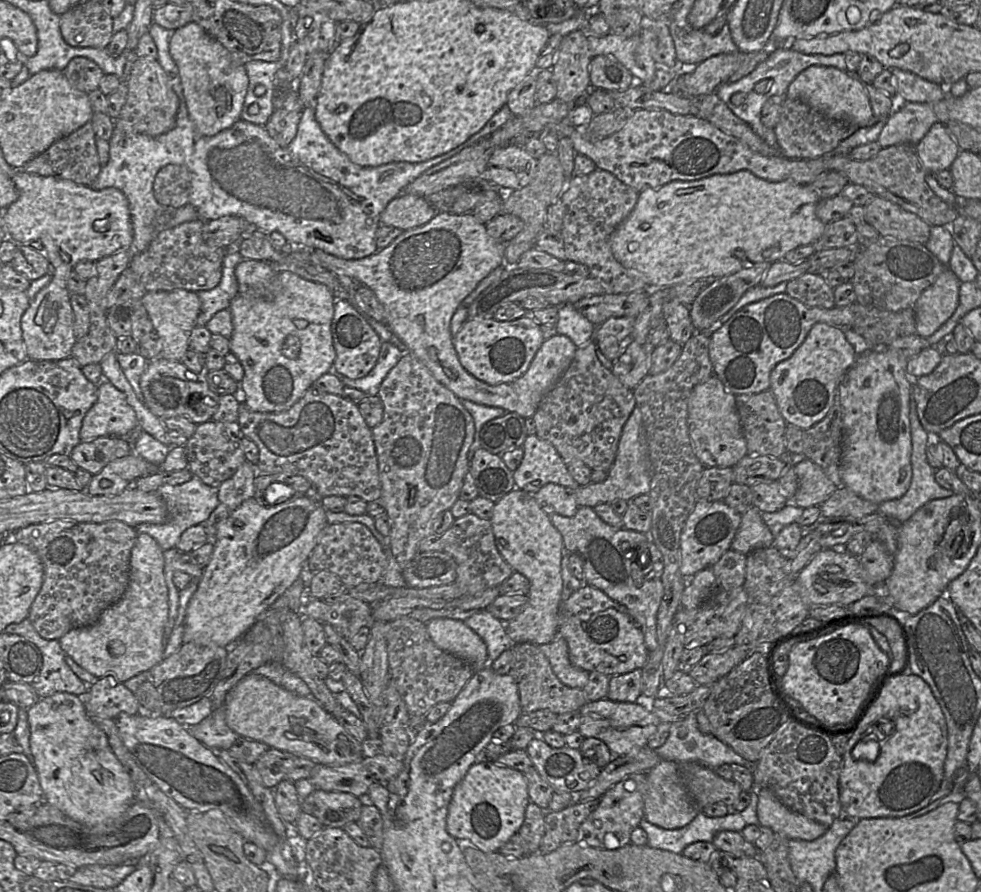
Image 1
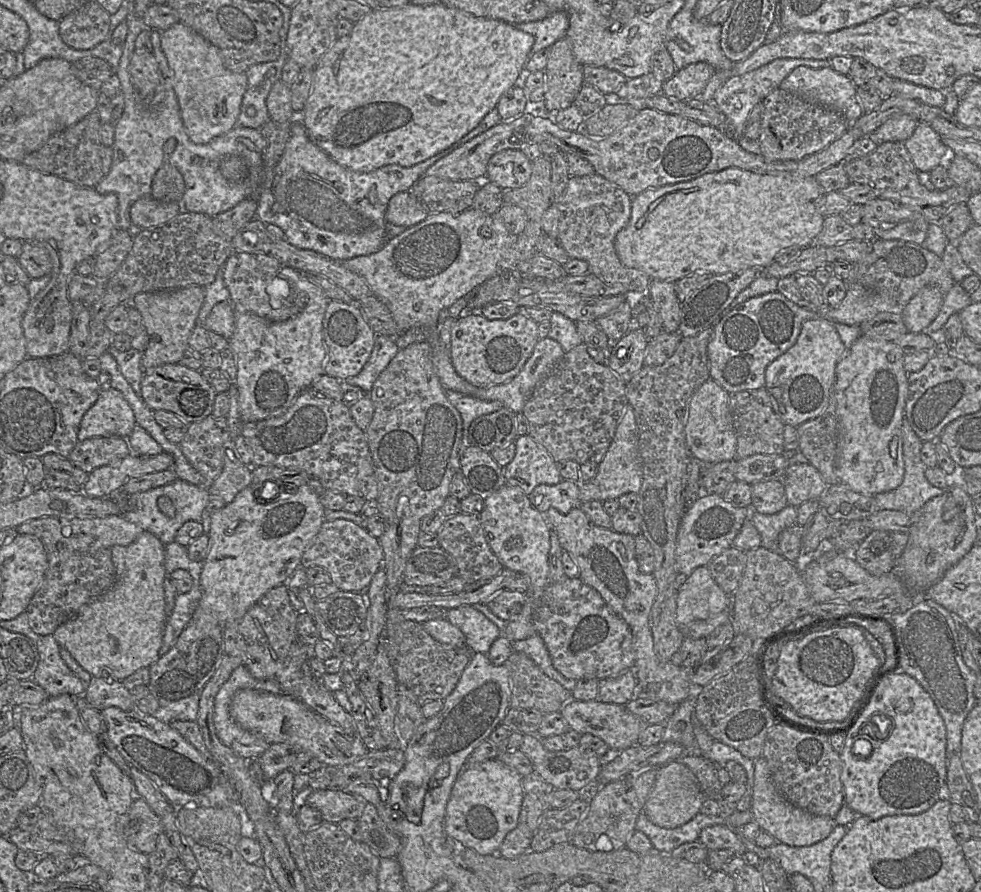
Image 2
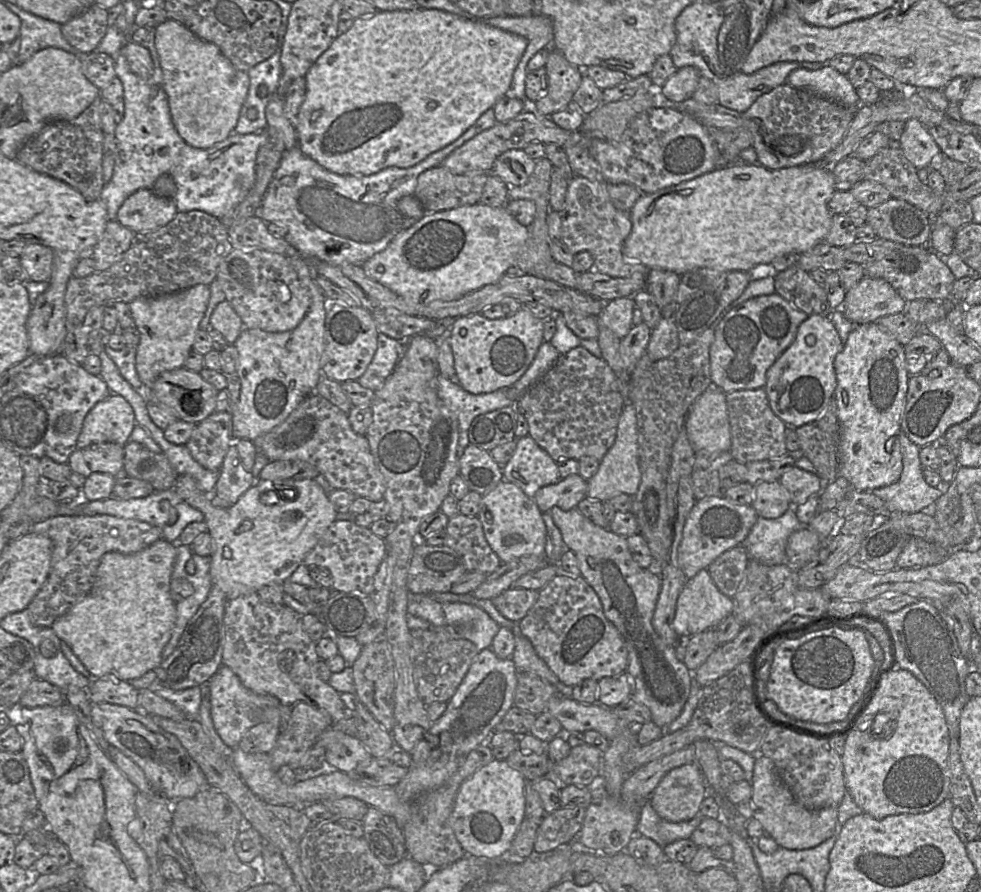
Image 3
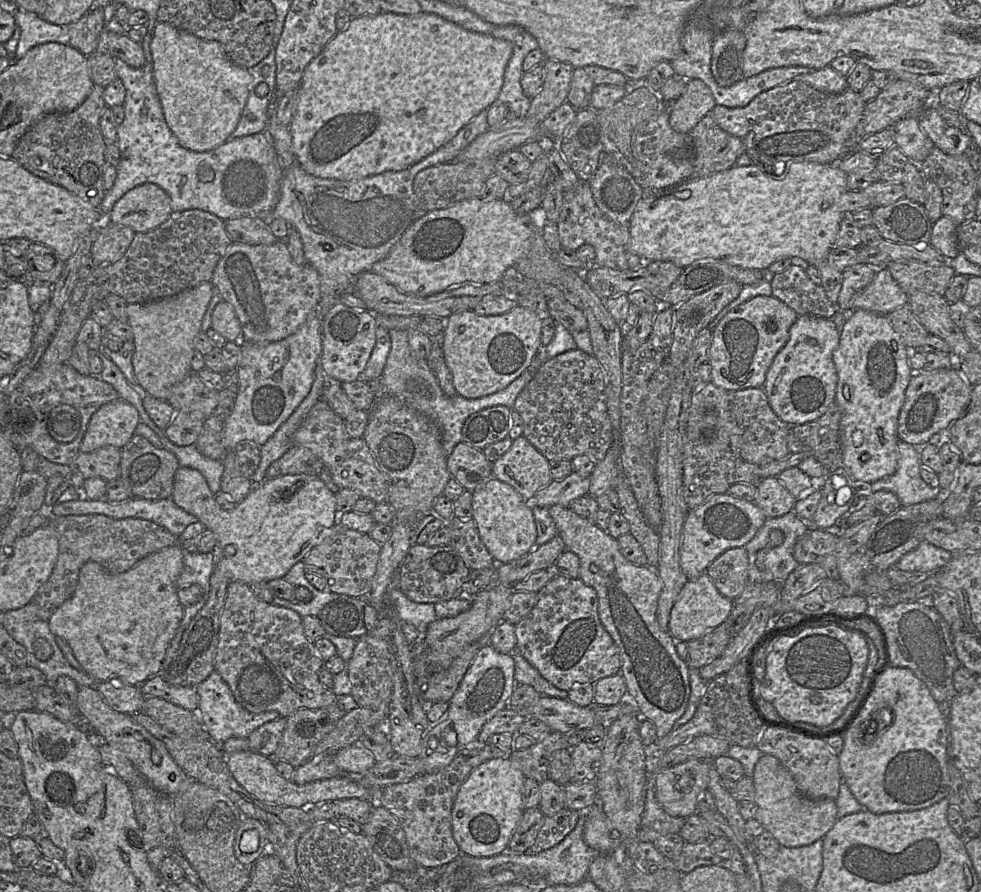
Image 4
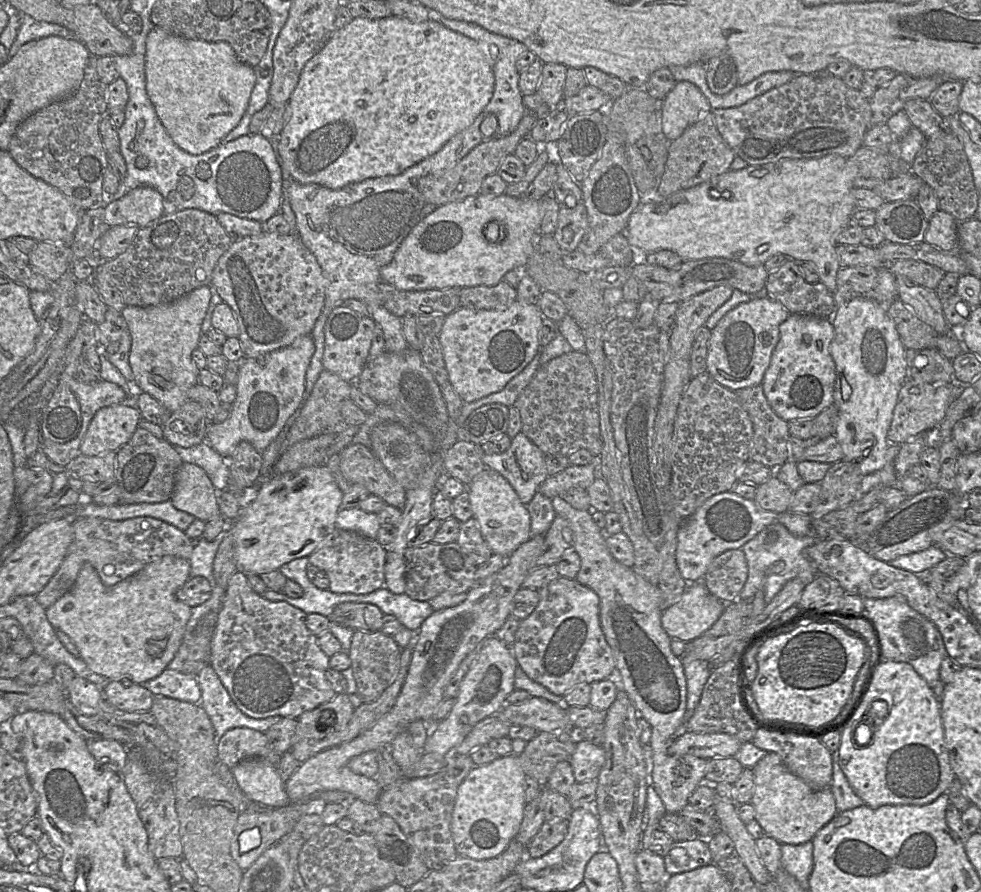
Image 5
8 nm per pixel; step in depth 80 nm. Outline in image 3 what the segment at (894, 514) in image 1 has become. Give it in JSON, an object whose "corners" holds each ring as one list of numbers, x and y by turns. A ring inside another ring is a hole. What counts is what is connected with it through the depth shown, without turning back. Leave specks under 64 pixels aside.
{"corners":[[902,431,899,434,903,470,899,480,891,485,875,488,871,493,882,499,891,513,918,513,936,502,942,489,931,487,923,477,920,447]]}

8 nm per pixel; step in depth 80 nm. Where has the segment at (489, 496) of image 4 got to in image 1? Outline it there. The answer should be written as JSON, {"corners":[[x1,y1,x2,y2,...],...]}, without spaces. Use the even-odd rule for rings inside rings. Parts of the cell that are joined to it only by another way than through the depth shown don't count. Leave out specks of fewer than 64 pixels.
{"corners":[[518,488,512,489,494,503,489,521,500,555,530,583,524,609,514,619,504,623,507,635,514,643,542,645,552,642,558,632,562,603,561,560,564,542,561,533,533,495]]}

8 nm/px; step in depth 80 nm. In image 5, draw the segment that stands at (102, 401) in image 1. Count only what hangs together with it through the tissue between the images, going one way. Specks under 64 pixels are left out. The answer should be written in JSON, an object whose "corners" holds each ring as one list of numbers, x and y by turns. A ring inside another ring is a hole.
{"corners":[[132,401,101,408,89,424,80,453,98,456,105,452,117,452,132,438,142,420]]}

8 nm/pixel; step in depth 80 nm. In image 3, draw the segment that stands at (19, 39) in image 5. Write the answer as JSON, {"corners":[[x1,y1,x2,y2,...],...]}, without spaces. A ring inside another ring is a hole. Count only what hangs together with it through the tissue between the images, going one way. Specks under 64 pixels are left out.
{"corners":[[10,2,3,3,21,20,21,43,18,52,20,63,26,62,37,51,47,47,63,49,76,55,79,59,87,56,88,53,76,50,67,42,62,35,61,24,27,12]]}

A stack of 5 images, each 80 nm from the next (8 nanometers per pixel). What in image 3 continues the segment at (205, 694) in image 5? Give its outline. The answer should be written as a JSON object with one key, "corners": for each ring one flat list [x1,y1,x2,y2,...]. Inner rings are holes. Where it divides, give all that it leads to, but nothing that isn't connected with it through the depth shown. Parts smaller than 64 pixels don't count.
{"corners":[[221,665,218,671,206,683,210,700,210,714,214,728,223,741,231,749,238,748,243,736,253,727,263,722,265,709,277,709,282,705,274,696,261,695,247,689,233,671]]}

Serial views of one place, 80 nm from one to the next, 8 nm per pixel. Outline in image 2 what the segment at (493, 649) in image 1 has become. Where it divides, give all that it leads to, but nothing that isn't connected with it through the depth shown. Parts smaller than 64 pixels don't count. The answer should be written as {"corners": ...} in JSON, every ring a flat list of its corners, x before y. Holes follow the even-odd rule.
{"corners":[[472,605,446,611,446,619,458,627,473,653,488,654,493,642,502,634,498,626]]}

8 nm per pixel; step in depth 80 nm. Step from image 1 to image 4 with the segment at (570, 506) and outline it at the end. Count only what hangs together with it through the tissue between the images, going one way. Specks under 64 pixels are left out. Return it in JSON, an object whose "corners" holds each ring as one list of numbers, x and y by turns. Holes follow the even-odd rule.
{"corners":[[573,471,562,480,553,480,548,486,540,489,527,500,528,505,549,508,559,504,570,507,573,500,588,495,590,489,590,477,583,477]]}

